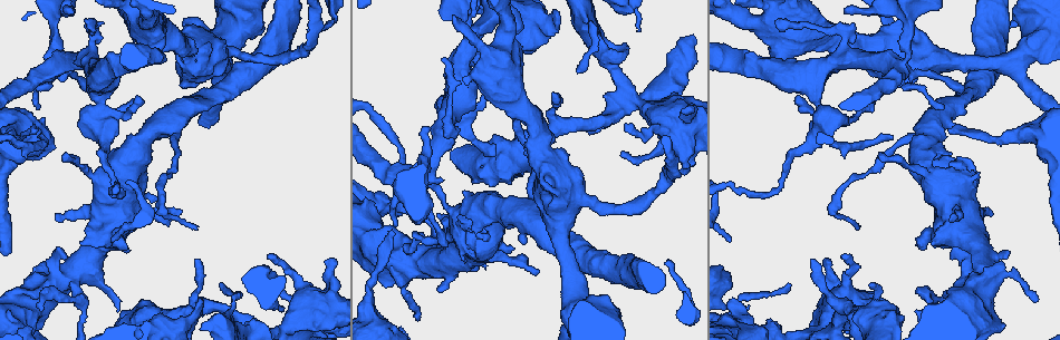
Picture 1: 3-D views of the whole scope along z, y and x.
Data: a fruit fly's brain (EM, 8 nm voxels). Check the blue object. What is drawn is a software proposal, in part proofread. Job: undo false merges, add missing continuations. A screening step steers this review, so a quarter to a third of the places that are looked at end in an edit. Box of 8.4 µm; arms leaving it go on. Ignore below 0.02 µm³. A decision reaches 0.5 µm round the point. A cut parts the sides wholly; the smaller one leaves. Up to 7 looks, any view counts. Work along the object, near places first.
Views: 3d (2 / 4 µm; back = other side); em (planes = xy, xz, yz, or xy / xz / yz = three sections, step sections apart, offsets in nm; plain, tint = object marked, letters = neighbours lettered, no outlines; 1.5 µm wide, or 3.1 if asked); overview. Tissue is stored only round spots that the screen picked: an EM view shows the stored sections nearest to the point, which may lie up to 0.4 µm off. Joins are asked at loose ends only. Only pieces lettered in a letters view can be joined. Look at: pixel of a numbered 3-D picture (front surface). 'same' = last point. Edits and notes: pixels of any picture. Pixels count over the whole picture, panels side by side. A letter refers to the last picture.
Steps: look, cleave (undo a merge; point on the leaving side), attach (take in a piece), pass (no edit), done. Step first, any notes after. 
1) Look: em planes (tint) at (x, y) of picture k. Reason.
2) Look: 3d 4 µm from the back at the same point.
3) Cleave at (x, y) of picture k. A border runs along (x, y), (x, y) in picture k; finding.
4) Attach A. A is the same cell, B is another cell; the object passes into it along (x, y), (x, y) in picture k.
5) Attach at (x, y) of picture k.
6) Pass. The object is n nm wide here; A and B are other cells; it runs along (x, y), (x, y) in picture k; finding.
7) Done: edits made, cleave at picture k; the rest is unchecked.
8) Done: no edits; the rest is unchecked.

Look: em planes (letters) at (588, 24) of picture 1. Thick turns thin.

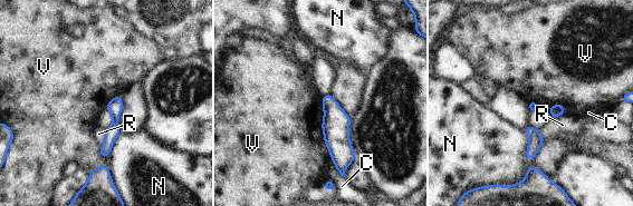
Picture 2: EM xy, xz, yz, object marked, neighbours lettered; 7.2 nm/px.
Pass. C, N, R and V are other cells; it runs along (327, 97), (335, 118), (341, 166) in picture 2; all the same cell.

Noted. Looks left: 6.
Look: em planes (tint) at (689, 161) of picture 1. Sudden change in width.

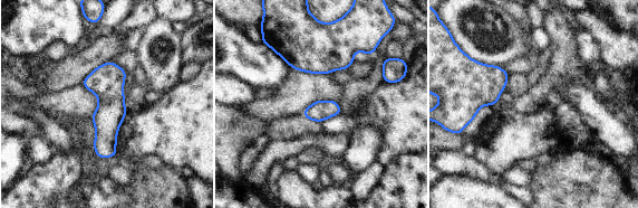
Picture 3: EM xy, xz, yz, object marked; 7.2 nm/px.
Look: em planes (letters) at the same point. See the neighbours.

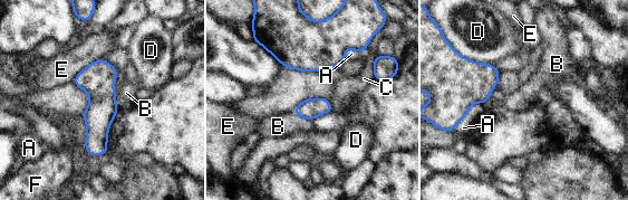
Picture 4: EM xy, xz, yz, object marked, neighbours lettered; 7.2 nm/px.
Pass. The longest contact is with E, 260 nm; A, B, C, D, E and F are other cells; it runs along (103, 63), (102, 110), (90, 152) in picture 4; one cell here.

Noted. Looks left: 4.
Look: em planes (plain) at (1002, 326) of picture 1. An open end.

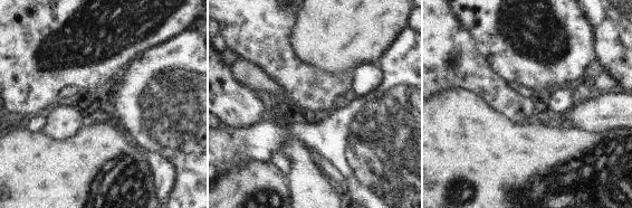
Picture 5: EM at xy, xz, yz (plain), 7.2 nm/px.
Look: em planes (letters) at the same point.

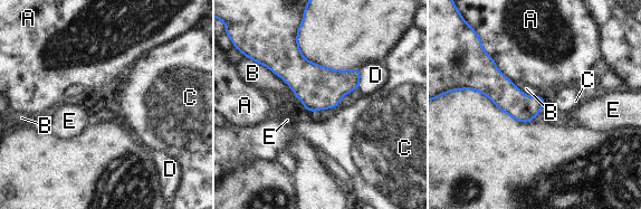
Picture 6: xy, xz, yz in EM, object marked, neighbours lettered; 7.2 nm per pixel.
Pass. A, B, C, D and E are other cells; a border runs along (256, 60), (278, 75), (296, 96) in picture 6; none of them fits.

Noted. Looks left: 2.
Done: no edits; the rest is unchecked.

